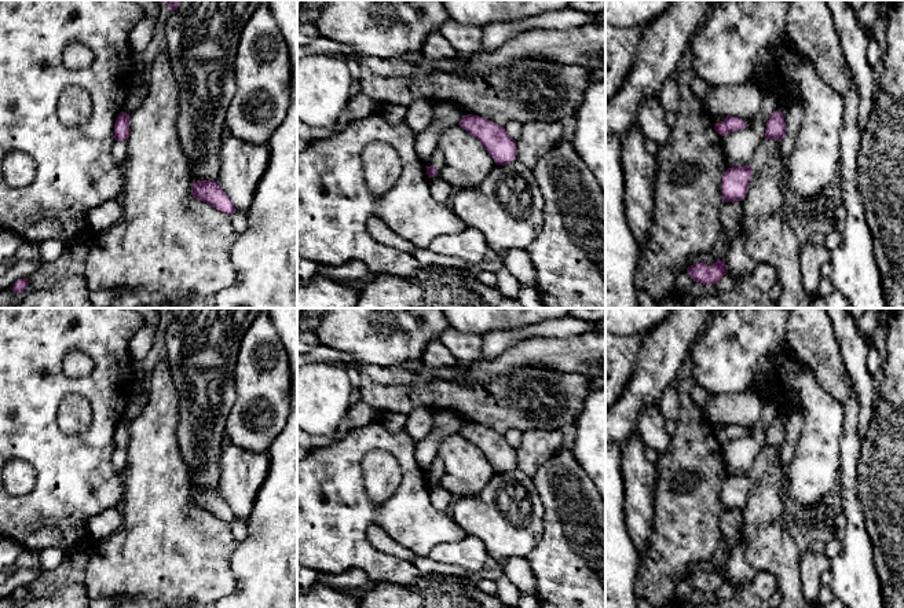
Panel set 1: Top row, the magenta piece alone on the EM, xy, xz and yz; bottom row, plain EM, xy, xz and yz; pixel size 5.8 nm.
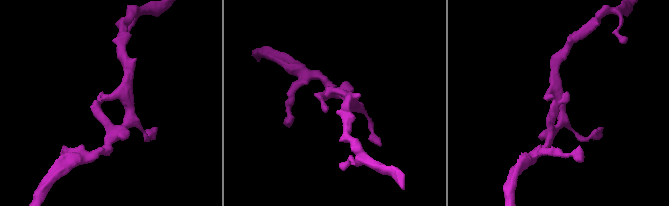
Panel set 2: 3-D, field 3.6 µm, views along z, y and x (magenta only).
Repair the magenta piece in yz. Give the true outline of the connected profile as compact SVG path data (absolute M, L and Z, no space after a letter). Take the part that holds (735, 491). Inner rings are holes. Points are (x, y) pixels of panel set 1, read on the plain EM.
M750 472L728 476L721 491L722 510L743 509L751 486Z

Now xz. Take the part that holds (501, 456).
M466 422L458 433L477 446L497 473L516 469L516 450L505 436L479 424Z

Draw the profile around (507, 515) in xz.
M517 468L506 473L495 473L480 492L461 497L450 509L454 523L468 535L479 538L488 557L499 564L513 557L528 557L544 534L541 497L532 477Z

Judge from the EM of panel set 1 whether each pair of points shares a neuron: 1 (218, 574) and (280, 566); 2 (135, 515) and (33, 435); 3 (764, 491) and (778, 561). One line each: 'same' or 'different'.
1: different
2: different
3: same

